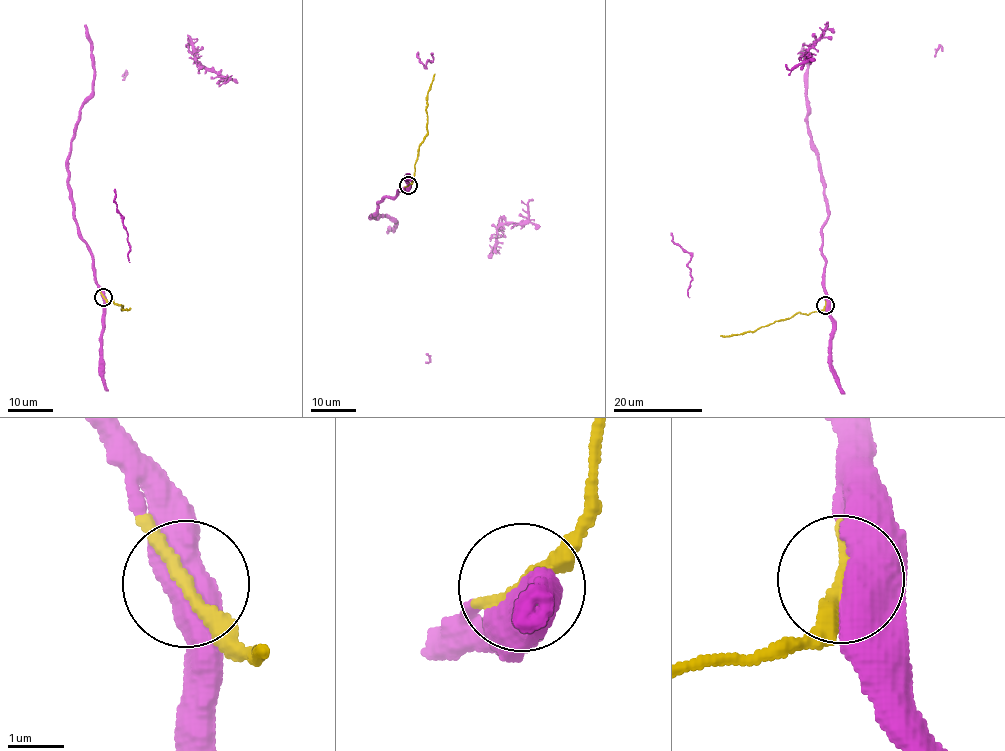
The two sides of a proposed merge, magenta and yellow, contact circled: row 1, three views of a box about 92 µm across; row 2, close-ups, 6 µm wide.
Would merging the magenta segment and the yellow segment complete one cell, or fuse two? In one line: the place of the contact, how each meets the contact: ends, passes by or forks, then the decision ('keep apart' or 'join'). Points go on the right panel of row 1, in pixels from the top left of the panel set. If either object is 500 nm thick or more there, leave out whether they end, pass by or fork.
at (825, 305); join

